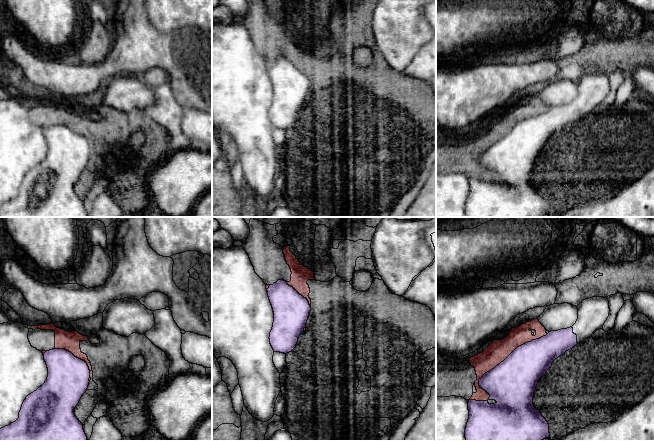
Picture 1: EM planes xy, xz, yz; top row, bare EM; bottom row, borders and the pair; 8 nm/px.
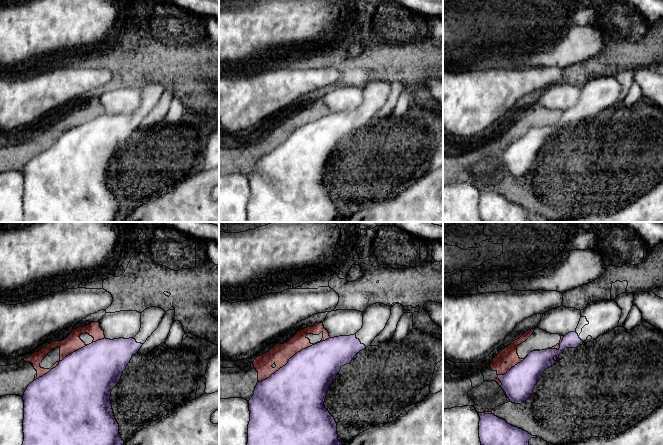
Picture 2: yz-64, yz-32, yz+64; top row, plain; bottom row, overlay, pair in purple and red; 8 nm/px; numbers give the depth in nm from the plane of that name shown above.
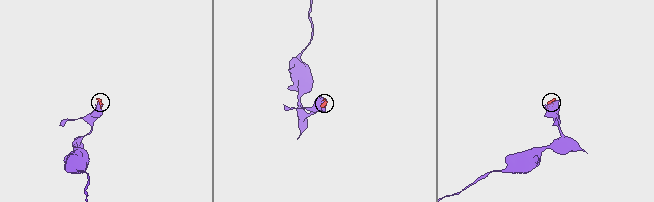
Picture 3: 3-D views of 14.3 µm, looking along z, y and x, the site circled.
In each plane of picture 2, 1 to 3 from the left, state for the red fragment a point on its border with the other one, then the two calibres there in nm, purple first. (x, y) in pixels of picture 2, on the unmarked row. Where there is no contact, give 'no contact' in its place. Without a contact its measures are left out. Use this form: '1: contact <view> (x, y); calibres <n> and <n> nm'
1: contact yz-64 (60, 137); calibres 500 and 140 nm
2: contact yz-32 (294, 131); calibres 420 and 160 nm
3: contact yz+64 (514, 142); calibres 260 and 120 nm

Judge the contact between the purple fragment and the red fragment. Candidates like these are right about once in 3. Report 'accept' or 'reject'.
reject

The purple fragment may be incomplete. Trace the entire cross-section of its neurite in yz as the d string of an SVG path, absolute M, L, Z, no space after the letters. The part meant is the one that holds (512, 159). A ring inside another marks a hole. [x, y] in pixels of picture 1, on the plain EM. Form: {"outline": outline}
{"outline": "M603 73L585 75L577 85L578 95L572 103L551 107L546 112L517 123L503 138L479 155L480 164L485 166L490 173L487 177L469 176L469 195L465 205L466 217L542 217L550 214L548 198L533 181L538 156L551 144L555 135L589 114L595 106L602 105L610 88L609 77Z"}

